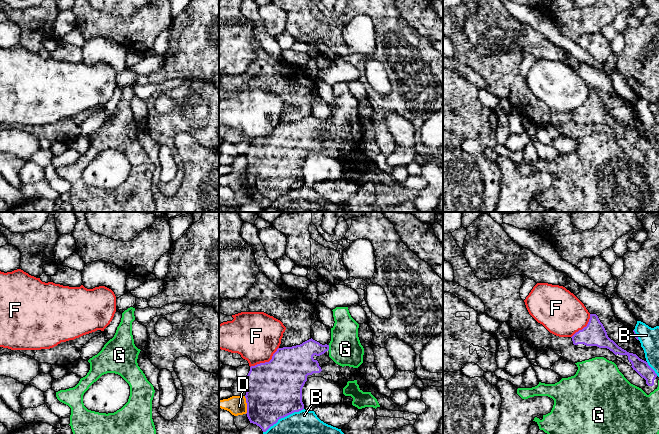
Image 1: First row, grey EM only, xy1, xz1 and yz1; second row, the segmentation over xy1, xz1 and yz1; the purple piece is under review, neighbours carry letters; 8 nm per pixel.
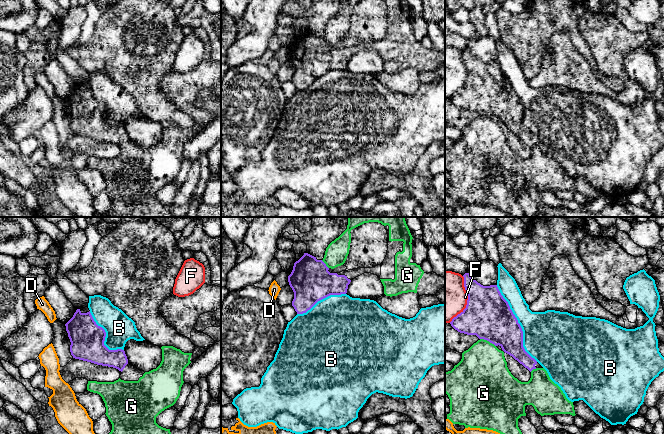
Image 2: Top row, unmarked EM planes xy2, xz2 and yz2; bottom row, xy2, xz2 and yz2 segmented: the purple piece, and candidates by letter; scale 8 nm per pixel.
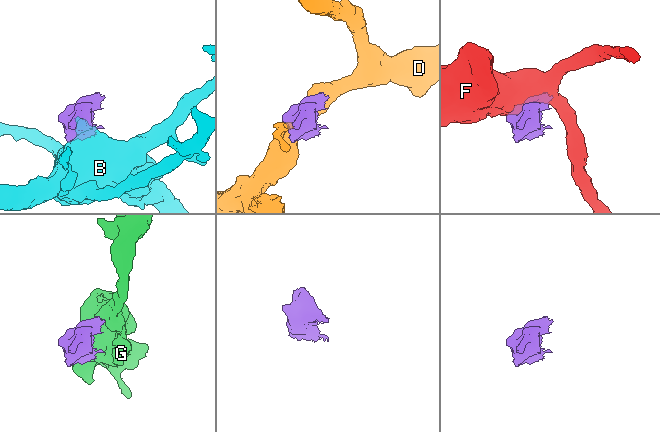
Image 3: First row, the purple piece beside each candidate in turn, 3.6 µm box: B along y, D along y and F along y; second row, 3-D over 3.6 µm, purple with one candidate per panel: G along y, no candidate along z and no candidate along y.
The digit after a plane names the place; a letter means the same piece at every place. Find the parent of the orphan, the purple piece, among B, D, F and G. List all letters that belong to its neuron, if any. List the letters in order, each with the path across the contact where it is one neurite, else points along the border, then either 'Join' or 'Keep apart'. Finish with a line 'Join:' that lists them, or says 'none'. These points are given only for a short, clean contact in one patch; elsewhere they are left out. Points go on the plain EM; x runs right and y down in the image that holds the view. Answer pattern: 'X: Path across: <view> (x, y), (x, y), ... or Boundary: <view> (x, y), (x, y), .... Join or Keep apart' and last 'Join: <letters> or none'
B: Keep apart
D: Boundary: xz1 (244, 172), (246, 189). Keep apart
F: Keep apart
G: Join
Join: G

